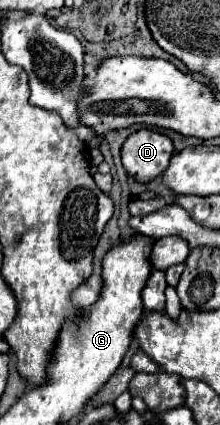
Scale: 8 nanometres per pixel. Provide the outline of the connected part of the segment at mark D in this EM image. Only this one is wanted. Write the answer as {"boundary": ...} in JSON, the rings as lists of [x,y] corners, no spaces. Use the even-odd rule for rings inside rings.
{"boundary":[[[141,128],[127,136],[121,148],[123,168],[139,182],[149,182],[157,178],[173,156],[173,144],[169,136]]]}

